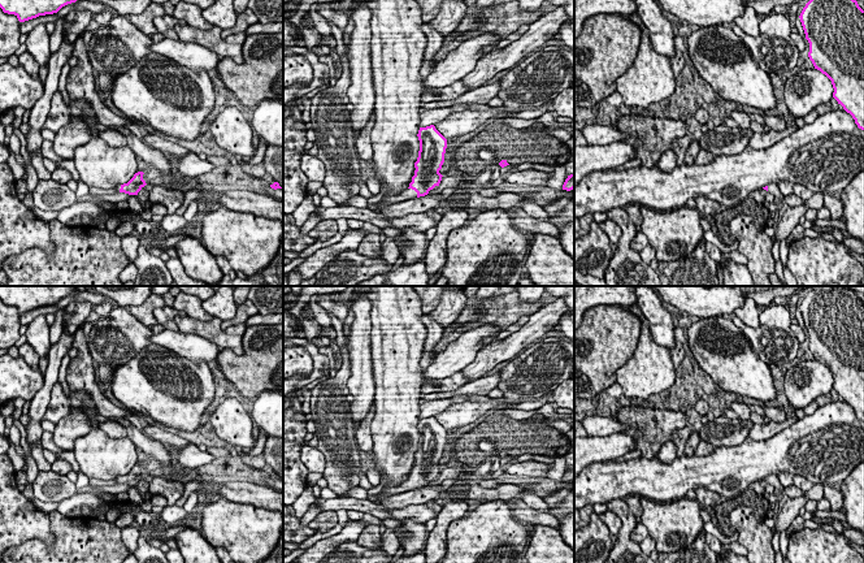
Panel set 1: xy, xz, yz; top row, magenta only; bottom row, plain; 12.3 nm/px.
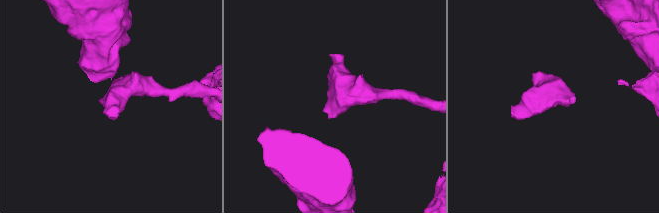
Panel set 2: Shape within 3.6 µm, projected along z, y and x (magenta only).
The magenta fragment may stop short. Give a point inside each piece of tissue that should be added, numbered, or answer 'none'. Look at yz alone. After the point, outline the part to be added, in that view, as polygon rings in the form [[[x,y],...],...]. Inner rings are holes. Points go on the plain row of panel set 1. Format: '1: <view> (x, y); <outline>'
1: yz (773, 480); [[[777,475],[768,476],[768,484],[773,485],[774,489],[780,490],[782,493],[782,495],[785,497],[785,494],[783,494],[785,488],[781,485]]]

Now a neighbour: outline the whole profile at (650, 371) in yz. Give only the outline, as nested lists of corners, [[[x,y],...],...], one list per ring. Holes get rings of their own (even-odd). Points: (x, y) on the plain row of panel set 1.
[[[638,306],[626,308],[641,320],[641,335],[633,356],[616,371],[616,382],[622,387],[624,397],[647,399],[673,386],[676,368],[670,350],[655,342],[650,322]]]

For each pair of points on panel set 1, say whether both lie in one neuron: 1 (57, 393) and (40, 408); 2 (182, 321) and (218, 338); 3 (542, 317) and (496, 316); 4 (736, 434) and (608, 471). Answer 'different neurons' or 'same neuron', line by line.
1: different neurons
2: same neuron
3: different neurons
4: different neurons

